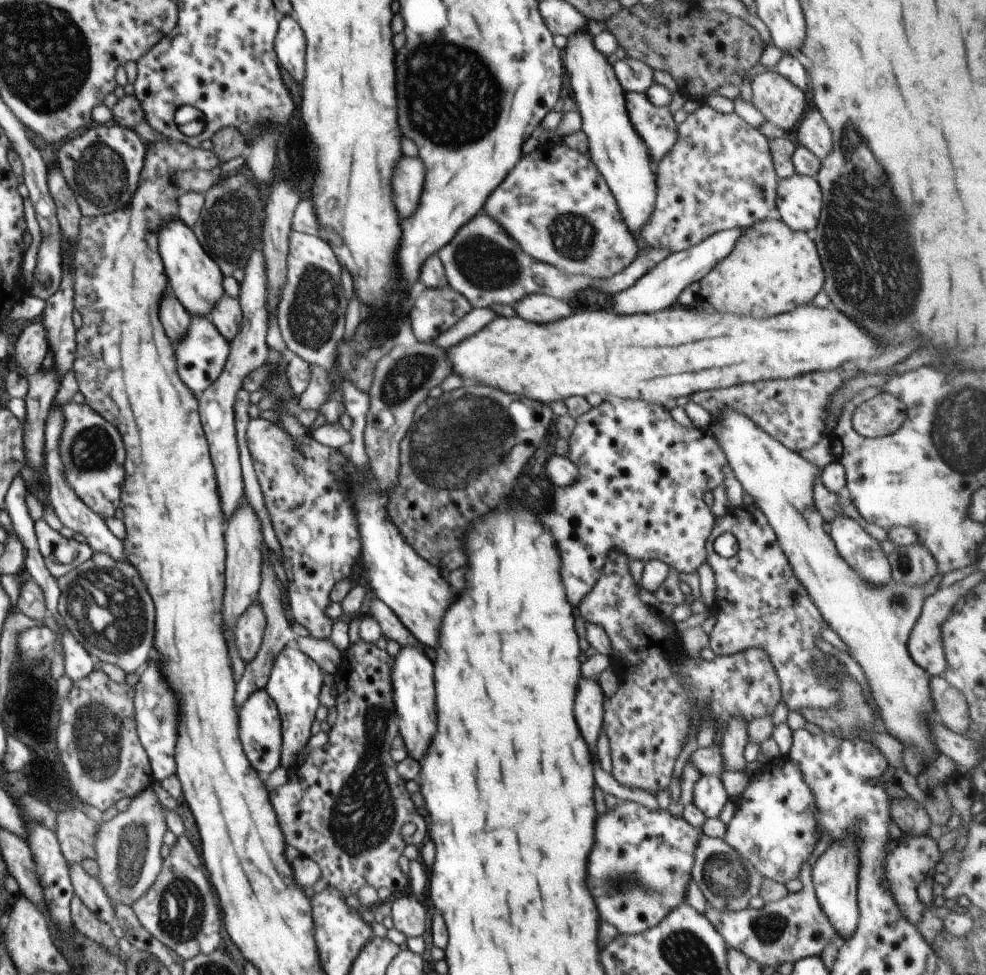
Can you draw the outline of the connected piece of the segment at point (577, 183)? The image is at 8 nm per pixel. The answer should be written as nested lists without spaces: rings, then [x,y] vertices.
[[[543,142],[538,150],[530,154],[522,155],[519,163],[508,173],[508,176],[499,184],[498,188],[492,192],[492,196],[486,200],[486,206],[484,206],[482,212],[488,213],[495,221],[498,221],[500,226],[504,228],[504,230],[520,244],[524,252],[527,252],[533,259],[551,264],[565,273],[588,275],[595,279],[607,279],[614,276],[616,273],[622,272],[625,268],[628,268],[636,258],[636,255],[640,252],[637,238],[629,231],[627,224],[624,222],[617,200],[612,194],[604,176],[600,174],[600,171],[596,168],[596,165],[590,160],[588,155],[580,154],[576,152],[576,150],[568,148],[564,142]]]

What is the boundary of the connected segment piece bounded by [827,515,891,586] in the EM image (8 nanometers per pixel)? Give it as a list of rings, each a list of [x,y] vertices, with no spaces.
[[[842,515],[829,524],[829,535],[840,556],[869,583],[886,584],[891,578],[891,566],[880,542],[866,533],[854,518]]]

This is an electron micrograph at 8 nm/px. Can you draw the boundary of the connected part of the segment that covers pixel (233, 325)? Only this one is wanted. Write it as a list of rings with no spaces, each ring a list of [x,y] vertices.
[[[225,296],[216,303],[208,316],[211,323],[218,329],[218,332],[230,343],[239,333],[239,327],[244,320],[243,310],[238,299]]]

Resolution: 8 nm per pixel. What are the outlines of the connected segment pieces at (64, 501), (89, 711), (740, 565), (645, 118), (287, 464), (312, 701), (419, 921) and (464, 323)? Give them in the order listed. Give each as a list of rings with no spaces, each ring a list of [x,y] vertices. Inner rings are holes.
[[[52,405],[45,420],[45,473],[48,475],[50,504],[54,514],[58,516],[64,526],[72,528],[74,532],[80,532],[86,537],[94,553],[104,553],[110,555],[114,560],[121,561],[127,557],[124,554],[122,541],[116,538],[106,526],[105,519],[93,510],[90,510],[75,493],[75,490],[67,483],[65,470],[59,451],[60,437],[64,428],[64,415],[61,406]]]
[[[95,668],[86,678],[73,683],[68,696],[61,701],[60,723],[56,736],[64,768],[77,797],[82,803],[97,808],[99,814],[103,814],[122,798],[135,797],[154,782],[148,753],[138,738],[134,697],[135,688],[126,681],[116,683],[102,669]]]
[[[743,504],[742,507],[730,508],[728,513],[720,514],[720,517],[720,520],[715,521],[705,546],[706,562],[712,567],[717,584],[713,608],[716,612],[716,624],[709,633],[709,647],[718,657],[730,656],[752,647],[767,652],[780,681],[781,698],[788,705],[789,711],[801,712],[801,708],[837,707],[839,694],[833,684],[843,677],[843,671],[824,675],[816,675],[813,672],[816,663],[827,665],[834,657],[824,654],[816,647],[816,638],[820,637],[821,628],[827,623],[810,600],[807,590],[796,578],[766,515],[756,504]],[[724,532],[733,534],[739,546],[736,554],[730,558],[720,557],[713,547],[714,540]]]
[[[626,92],[625,103],[631,123],[647,146],[656,172],[656,165],[672,150],[678,138],[678,125],[672,111],[669,105],[654,105],[646,92]]]
[[[260,418],[249,422],[247,434],[242,440],[244,450],[253,458],[264,502],[270,511],[272,528],[281,546],[281,563],[289,582],[288,597],[293,620],[307,628],[314,638],[329,638],[335,623],[327,615],[327,608],[332,604],[330,593],[344,578],[349,580],[351,568],[363,552],[357,512],[351,497],[349,470],[354,468],[346,455],[347,450],[319,443],[312,434],[304,435],[299,443],[276,423]]]
[[[290,644],[275,658],[267,685],[266,692],[276,703],[281,725],[282,746],[281,766],[288,770],[298,764],[300,752],[309,744],[312,736],[312,722],[315,720],[316,710],[320,706],[320,693],[323,685],[323,670],[306,656],[296,645]]]
[[[405,895],[393,902],[391,907],[394,928],[408,937],[422,936],[426,924],[426,910],[416,897]]]
[[[488,308],[470,310],[457,324],[436,338],[436,346],[447,349],[481,331],[496,318],[495,312]]]

